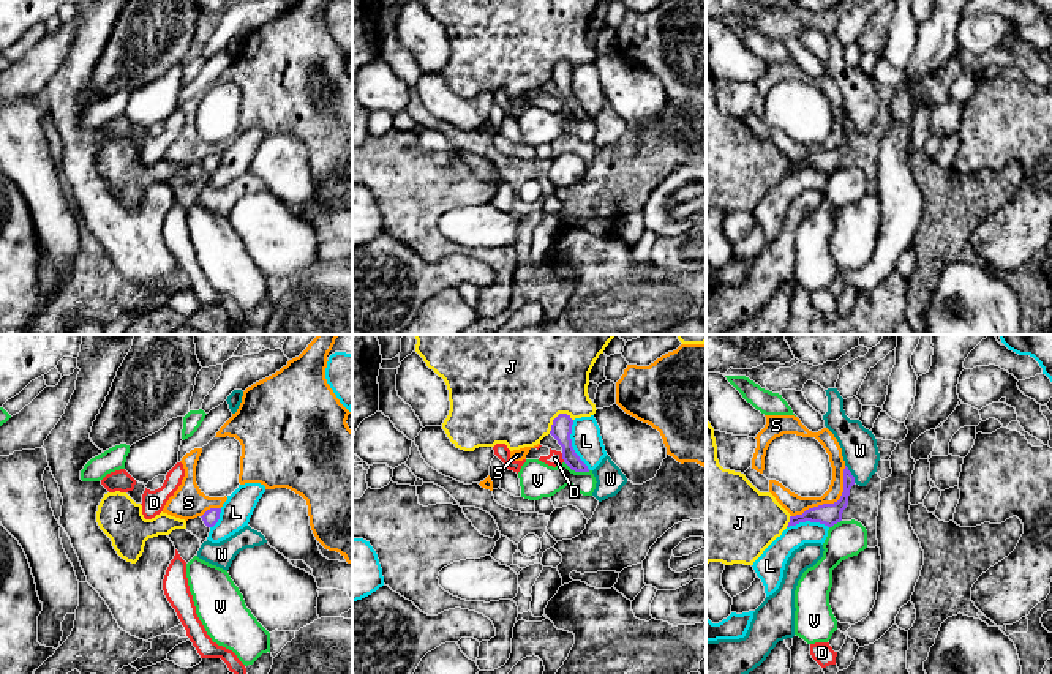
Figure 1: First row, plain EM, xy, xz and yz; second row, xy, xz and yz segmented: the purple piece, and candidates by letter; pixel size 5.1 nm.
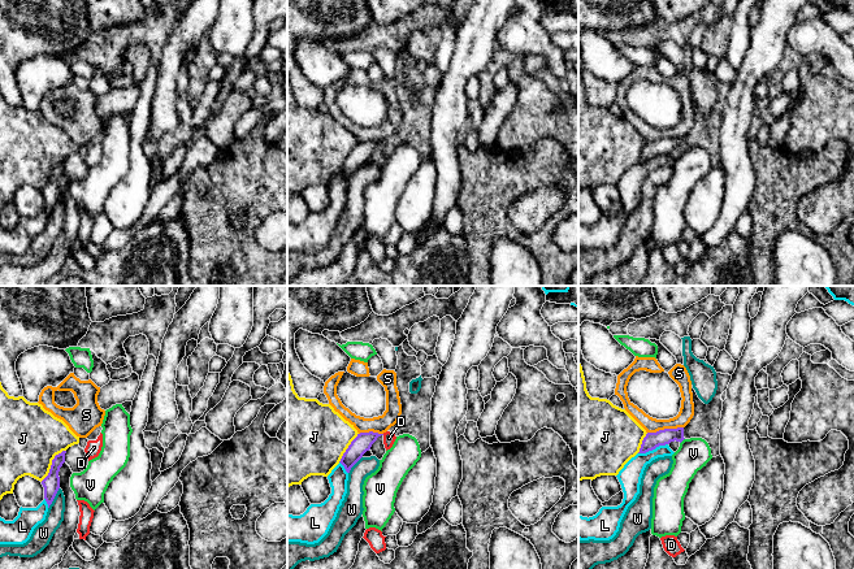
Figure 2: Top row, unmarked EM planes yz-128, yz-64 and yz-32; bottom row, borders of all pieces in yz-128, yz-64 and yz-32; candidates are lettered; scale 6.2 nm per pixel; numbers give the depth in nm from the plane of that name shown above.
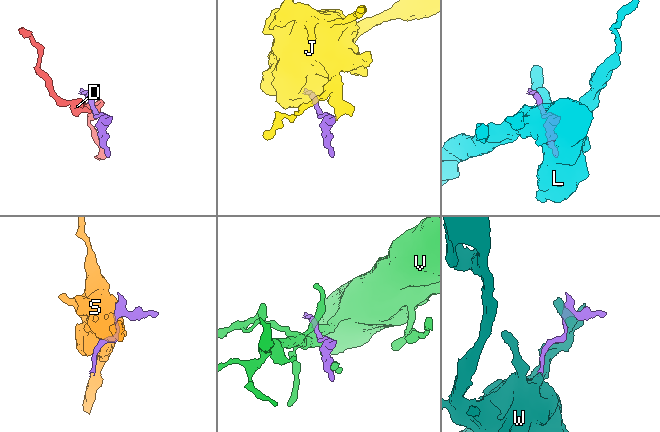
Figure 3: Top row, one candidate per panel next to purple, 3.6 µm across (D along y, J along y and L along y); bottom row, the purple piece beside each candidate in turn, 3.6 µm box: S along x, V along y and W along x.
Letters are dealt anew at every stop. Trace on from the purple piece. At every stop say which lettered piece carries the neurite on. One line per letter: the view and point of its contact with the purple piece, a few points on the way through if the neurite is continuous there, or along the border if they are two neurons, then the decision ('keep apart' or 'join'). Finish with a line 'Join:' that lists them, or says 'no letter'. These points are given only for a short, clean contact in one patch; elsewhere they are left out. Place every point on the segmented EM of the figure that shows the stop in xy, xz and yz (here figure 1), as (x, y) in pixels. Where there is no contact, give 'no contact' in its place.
D: meets purple in xz at (563, 458); border along xz (561, 453), (564, 461); keep apart
J: meets purple in xz at (555, 419); keep apart
L: meets purple in xz at (571, 445); keep apart
S: meets purple in yz at (831, 504); keep apart
V: meets purple in xz at (577, 471); keep apart
W: meets purple in yz at (850, 474); keep apart
Join: no letter

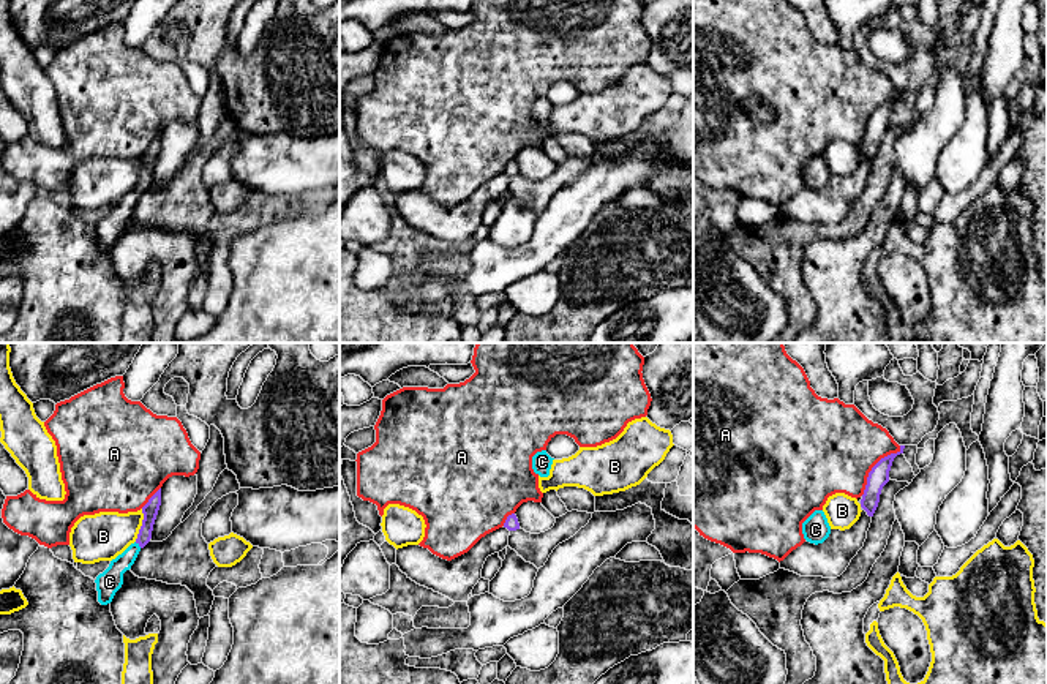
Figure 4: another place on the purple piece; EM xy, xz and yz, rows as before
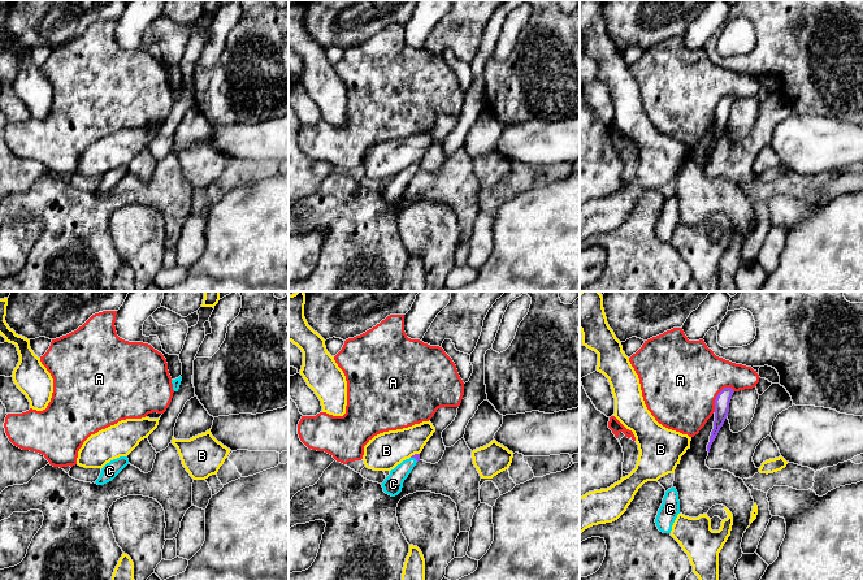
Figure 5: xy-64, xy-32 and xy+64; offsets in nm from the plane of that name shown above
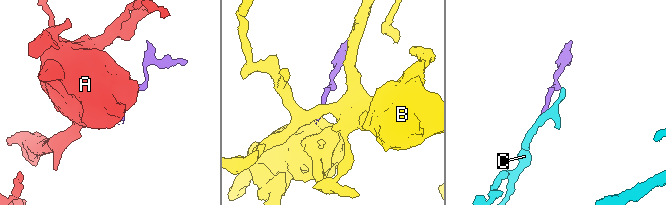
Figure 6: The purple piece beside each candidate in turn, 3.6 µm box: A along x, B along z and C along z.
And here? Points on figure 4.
A: meets purple in yz at (874, 466); keep apart
B: meets purple in xy at (142, 525); border along xy (142, 509), (142, 525), (135, 541); keep apart
C: meets purple in xy at (138, 542); runs through xy (150, 509), (146, 534), (138, 542), (109, 582); join
Join: C

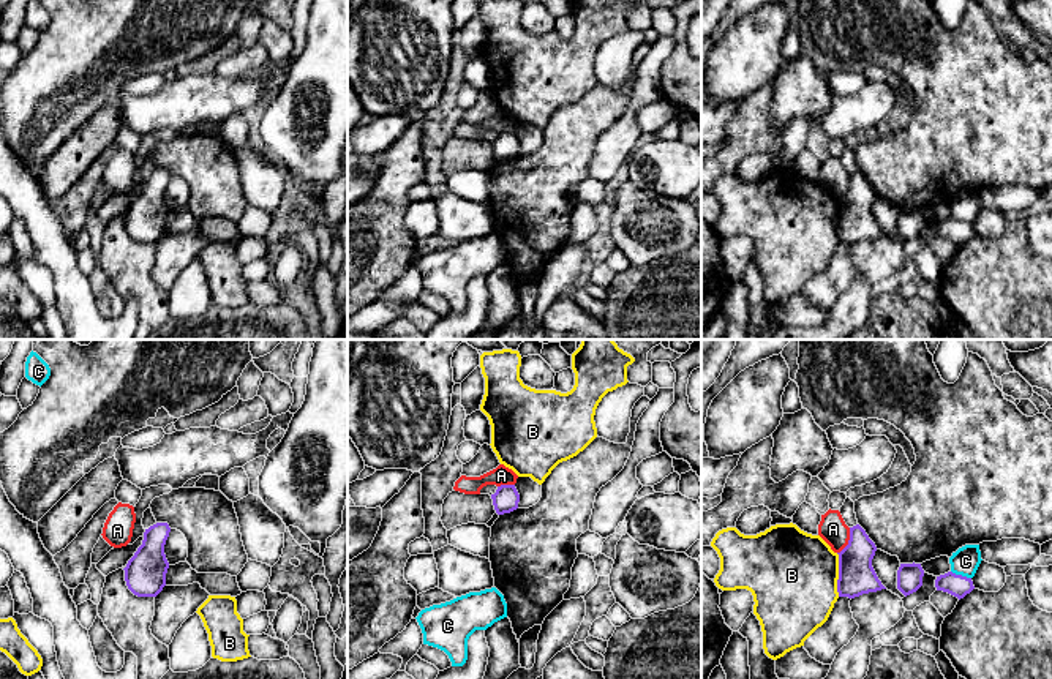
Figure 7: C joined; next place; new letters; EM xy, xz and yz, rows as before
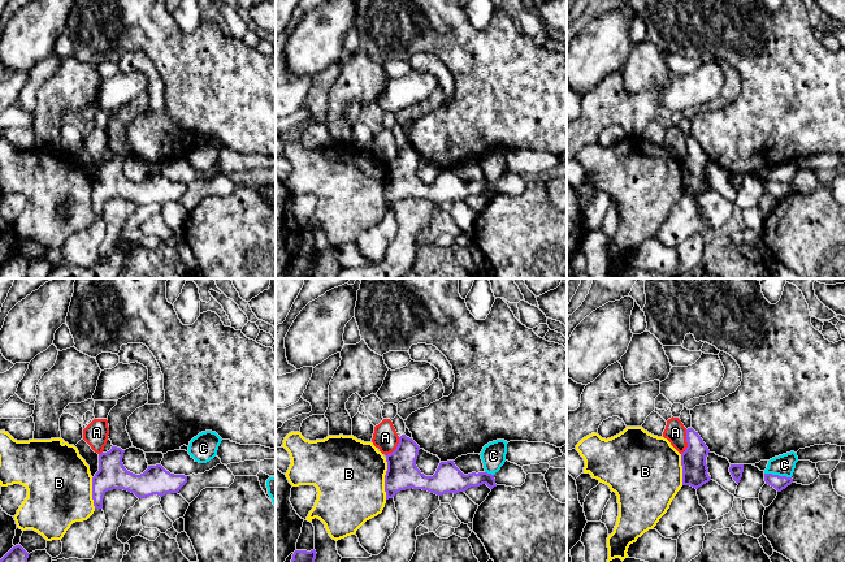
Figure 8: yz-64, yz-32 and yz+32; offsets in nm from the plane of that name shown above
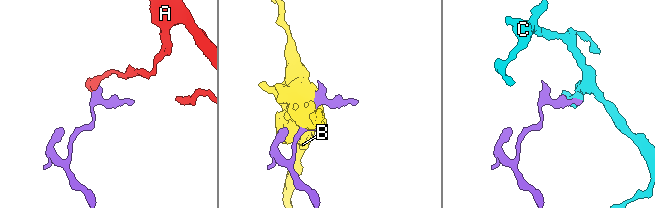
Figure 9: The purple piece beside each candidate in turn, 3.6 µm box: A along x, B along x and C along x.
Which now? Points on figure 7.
A: meets purple in yz at (849, 540); border along yz (850, 528), (850, 537), (837, 553); keep apart
B: meets purple in yz at (839, 575); keep apart
C: meets purple in yz at (961, 575); border along yz (951, 570), (970, 578); keep apart
Join: no letter

